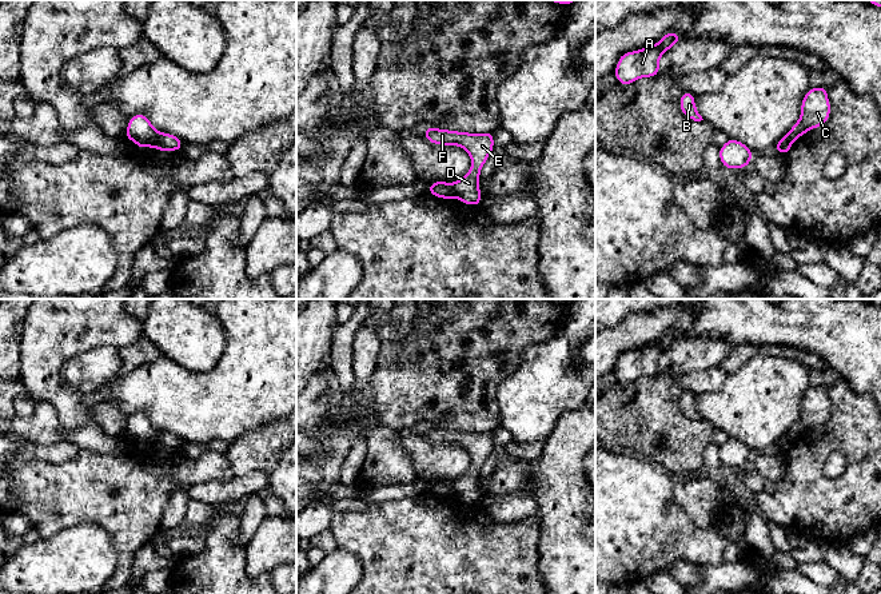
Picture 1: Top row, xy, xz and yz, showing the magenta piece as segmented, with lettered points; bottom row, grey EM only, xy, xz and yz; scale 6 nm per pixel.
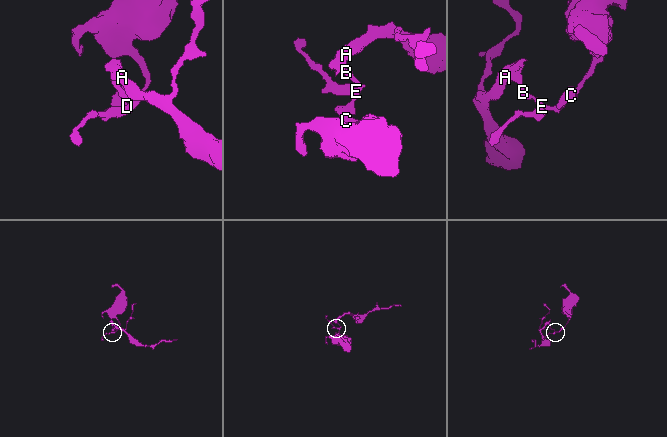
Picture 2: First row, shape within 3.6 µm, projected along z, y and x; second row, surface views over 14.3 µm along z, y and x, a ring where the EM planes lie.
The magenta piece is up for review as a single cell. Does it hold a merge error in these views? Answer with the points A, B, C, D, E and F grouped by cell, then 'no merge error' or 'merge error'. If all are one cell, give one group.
A B D E F / C | merge error

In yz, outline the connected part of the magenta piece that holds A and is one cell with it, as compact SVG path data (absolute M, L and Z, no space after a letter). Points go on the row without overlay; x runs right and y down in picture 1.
M670 330L657 343L622 352L614 370L618 382L629 384L641 376L659 374L659 358L679 339L681 334Z

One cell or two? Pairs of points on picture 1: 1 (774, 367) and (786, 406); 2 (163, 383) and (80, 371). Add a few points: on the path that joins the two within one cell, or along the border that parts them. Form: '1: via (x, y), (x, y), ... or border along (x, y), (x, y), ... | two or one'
1: via (780, 377), (780, 397) | one
2: border along (118, 373), (99, 390) | two

